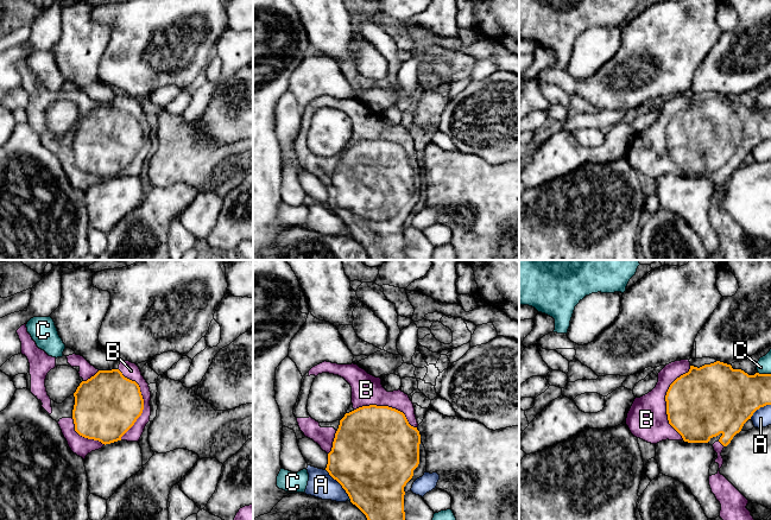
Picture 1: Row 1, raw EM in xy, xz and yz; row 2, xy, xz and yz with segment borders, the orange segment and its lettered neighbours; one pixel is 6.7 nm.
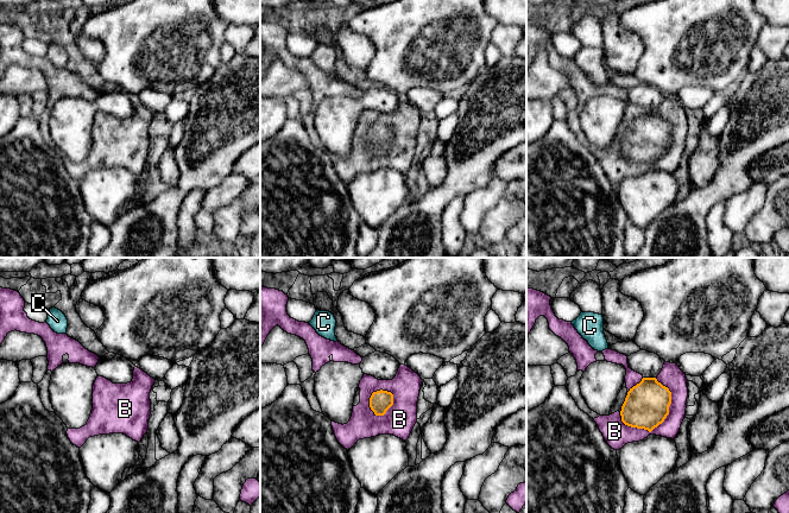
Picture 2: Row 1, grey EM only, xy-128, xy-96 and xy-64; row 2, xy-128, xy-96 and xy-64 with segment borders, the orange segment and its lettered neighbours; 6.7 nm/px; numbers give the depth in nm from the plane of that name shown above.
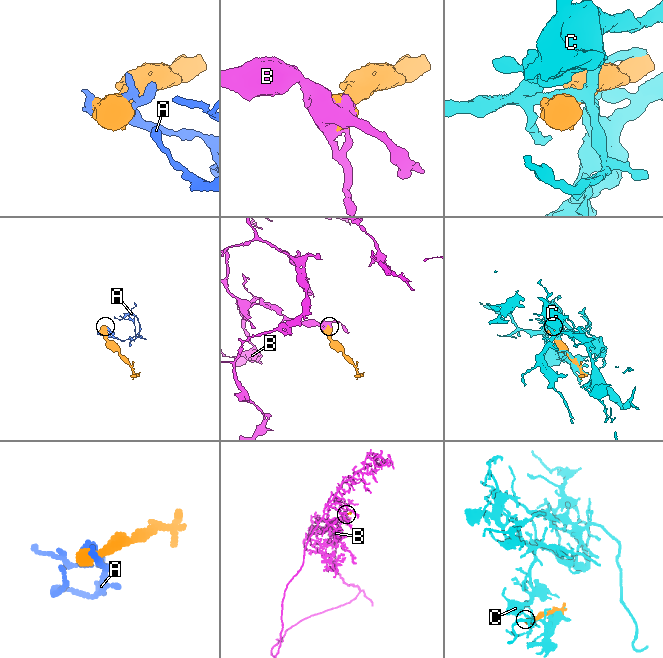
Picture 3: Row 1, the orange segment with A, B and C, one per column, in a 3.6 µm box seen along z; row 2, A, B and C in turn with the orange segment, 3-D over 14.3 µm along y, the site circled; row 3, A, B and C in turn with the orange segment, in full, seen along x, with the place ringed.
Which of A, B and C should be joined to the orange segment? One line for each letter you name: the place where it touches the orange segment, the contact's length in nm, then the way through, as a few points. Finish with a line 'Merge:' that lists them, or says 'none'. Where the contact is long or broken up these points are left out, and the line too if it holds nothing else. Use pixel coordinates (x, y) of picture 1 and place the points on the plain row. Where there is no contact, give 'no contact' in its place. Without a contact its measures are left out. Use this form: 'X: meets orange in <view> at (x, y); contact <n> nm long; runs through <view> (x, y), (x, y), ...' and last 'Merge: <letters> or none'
B: meets orange in yz at (665, 134); contact 500 nm long
Merge: B

